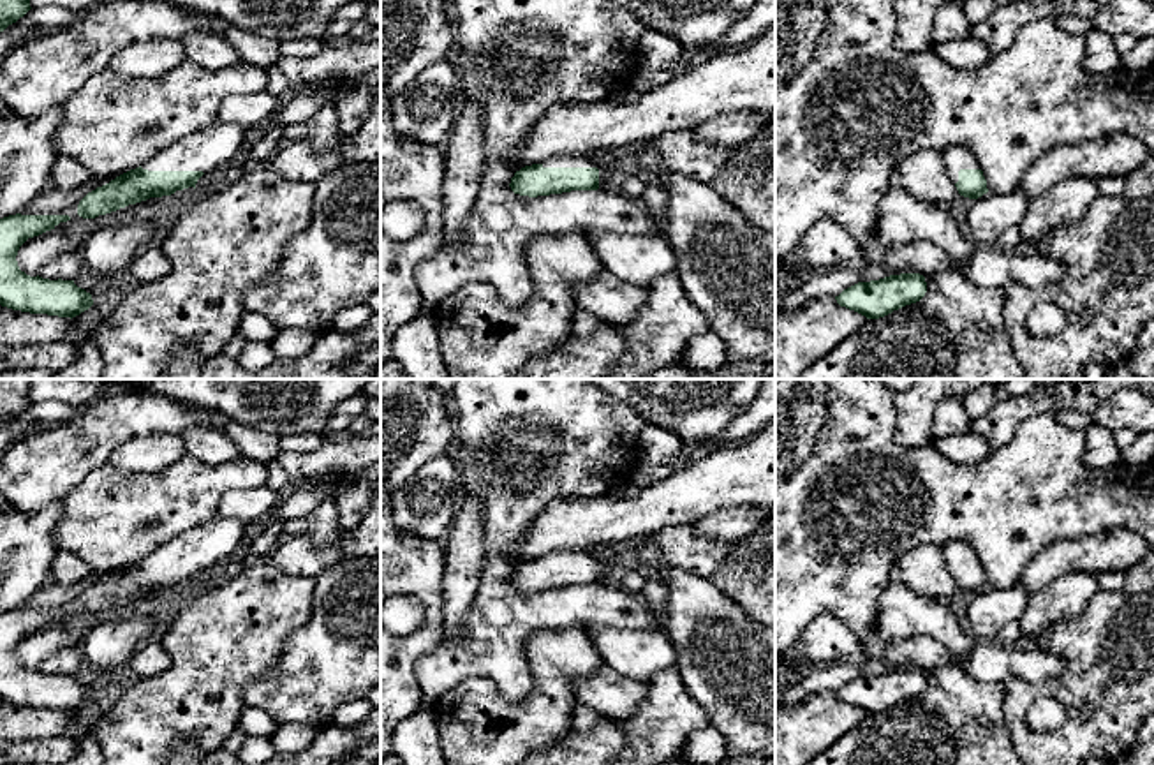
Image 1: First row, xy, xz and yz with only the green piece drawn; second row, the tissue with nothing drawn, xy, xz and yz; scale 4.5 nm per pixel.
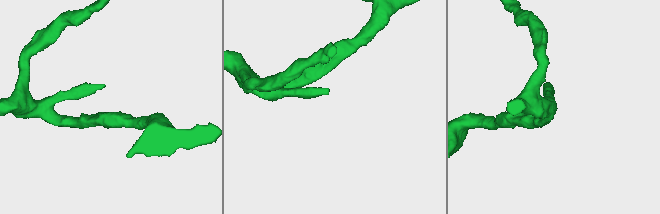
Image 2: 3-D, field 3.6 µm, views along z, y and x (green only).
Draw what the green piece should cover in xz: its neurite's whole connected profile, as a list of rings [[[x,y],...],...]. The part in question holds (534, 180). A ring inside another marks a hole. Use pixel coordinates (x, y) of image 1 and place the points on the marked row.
[[[587,153],[551,157],[541,164],[525,166],[511,178],[511,190],[537,197],[571,190],[615,190],[620,175],[610,175]]]

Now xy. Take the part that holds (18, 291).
[[[9,215],[0,219],[0,305],[58,317],[76,317],[93,305],[92,294],[74,280],[30,277],[19,270],[19,247],[33,236],[55,229],[69,215]]]

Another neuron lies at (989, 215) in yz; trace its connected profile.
[[[1018,187],[1010,194],[987,192],[967,206],[969,238],[976,245],[995,245],[1011,226],[1018,226],[1029,210],[1029,197]]]

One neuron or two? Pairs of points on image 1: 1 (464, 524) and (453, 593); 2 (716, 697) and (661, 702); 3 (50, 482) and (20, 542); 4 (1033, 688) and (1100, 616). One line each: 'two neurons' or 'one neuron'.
1: one neuron
2: two neurons
3: two neurons
4: one neuron

